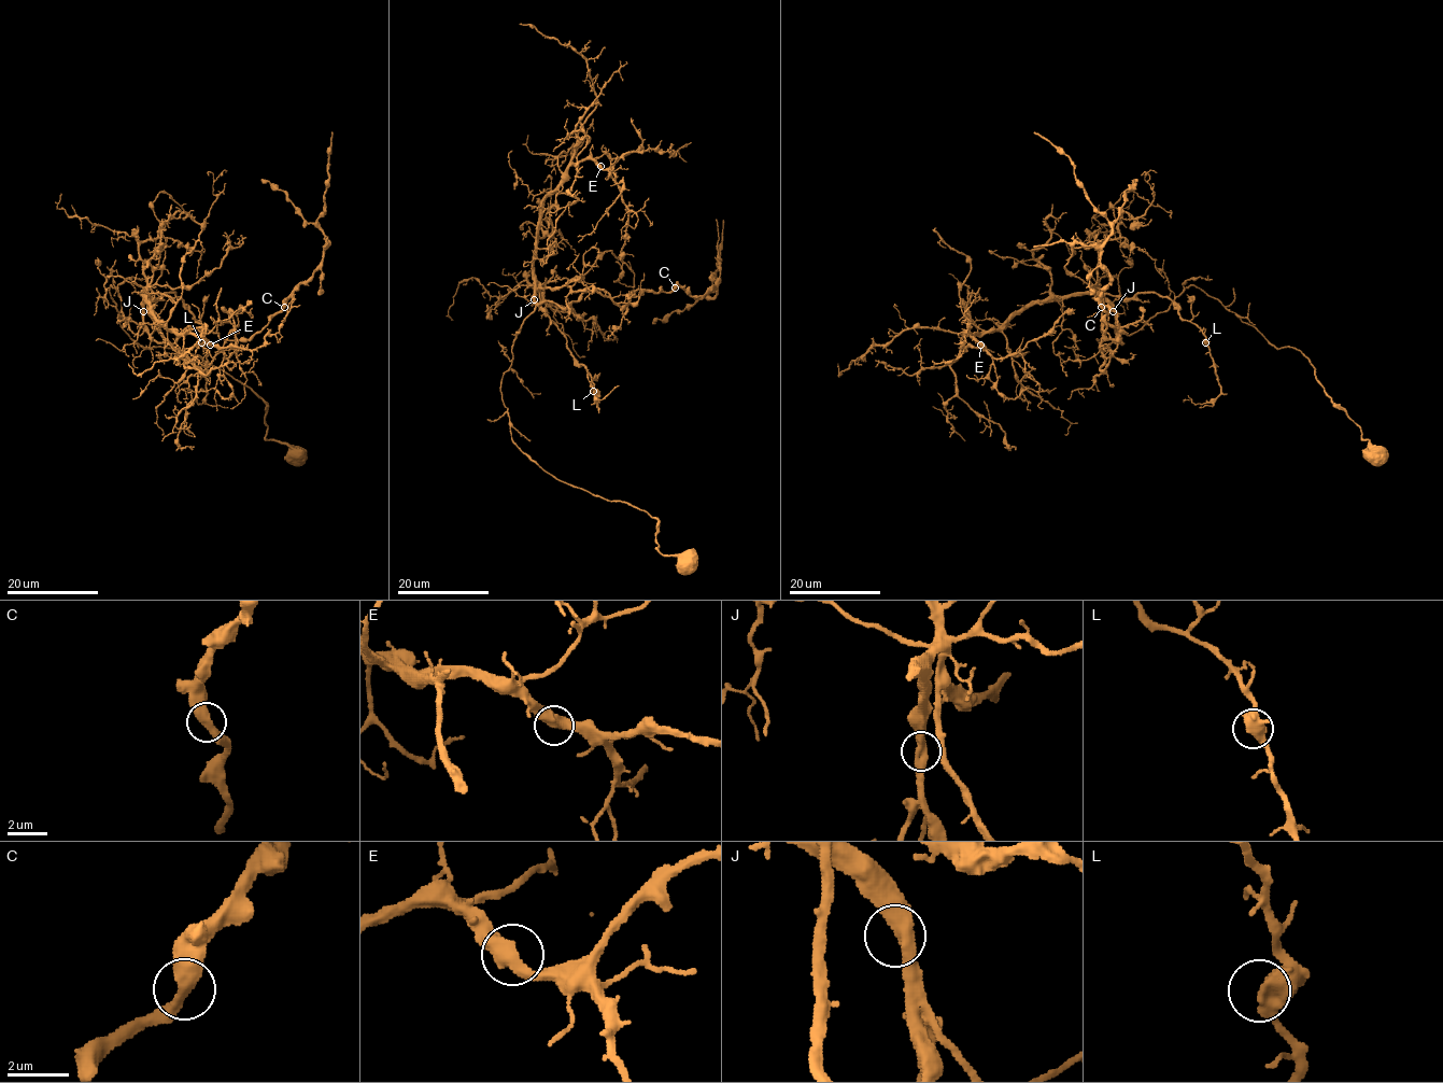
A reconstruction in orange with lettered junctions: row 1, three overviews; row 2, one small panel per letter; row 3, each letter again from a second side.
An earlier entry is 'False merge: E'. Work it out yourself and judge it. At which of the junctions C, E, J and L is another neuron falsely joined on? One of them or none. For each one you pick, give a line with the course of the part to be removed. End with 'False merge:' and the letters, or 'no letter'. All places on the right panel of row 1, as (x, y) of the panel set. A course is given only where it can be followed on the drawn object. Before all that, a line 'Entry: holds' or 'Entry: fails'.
Entry: fails
False merge: no letter

